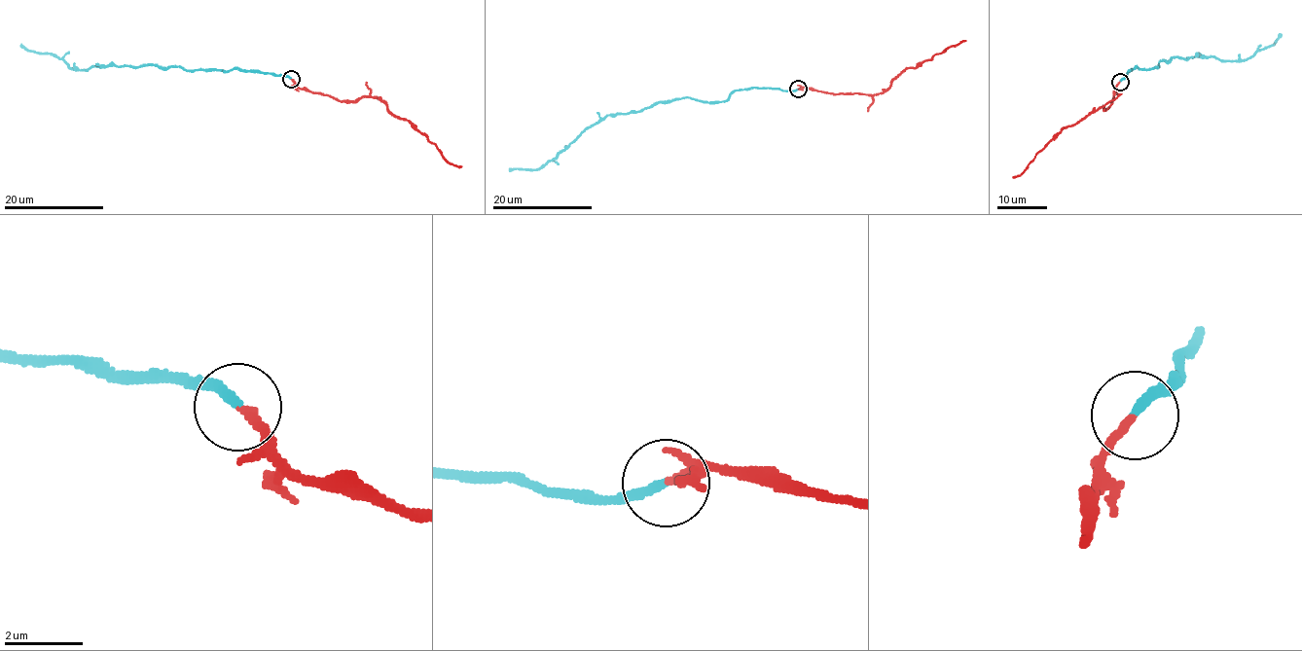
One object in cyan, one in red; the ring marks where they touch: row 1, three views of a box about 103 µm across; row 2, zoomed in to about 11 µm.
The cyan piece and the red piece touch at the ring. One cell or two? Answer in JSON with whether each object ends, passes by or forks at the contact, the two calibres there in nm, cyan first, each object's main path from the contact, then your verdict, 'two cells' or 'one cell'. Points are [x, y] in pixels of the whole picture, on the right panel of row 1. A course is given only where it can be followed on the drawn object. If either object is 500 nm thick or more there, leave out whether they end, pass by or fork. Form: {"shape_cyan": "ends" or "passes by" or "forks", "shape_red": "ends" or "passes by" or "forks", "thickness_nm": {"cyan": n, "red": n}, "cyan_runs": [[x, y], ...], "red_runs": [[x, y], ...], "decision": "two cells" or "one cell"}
{"shape_cyan": "ends", "shape_red": "ends", "thickness_nm": {"cyan": 240, "red": 200}, "cyan_runs": [[1120, 82], [1137, 66], [1153, 68], [1172, 57], [1197, 55], [1247, 59], [1277, 42], [1281, 33]], "red_runs": [[1120, 82], [1112, 91], [1114, 97], [1108, 107], [1099, 109], [1062, 129], [1036, 154], [1022, 172], [1013, 177]], "decision": "two cells"}

